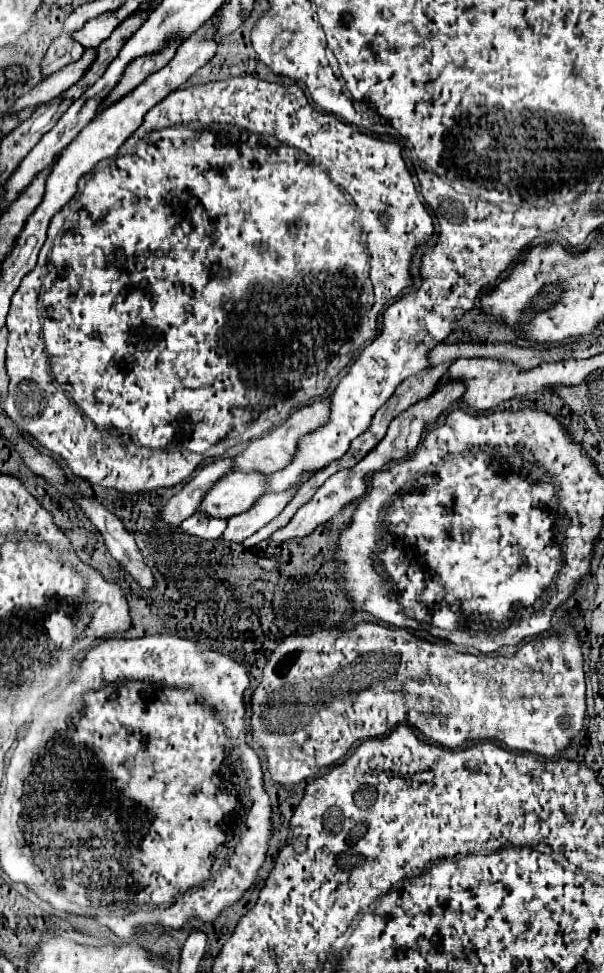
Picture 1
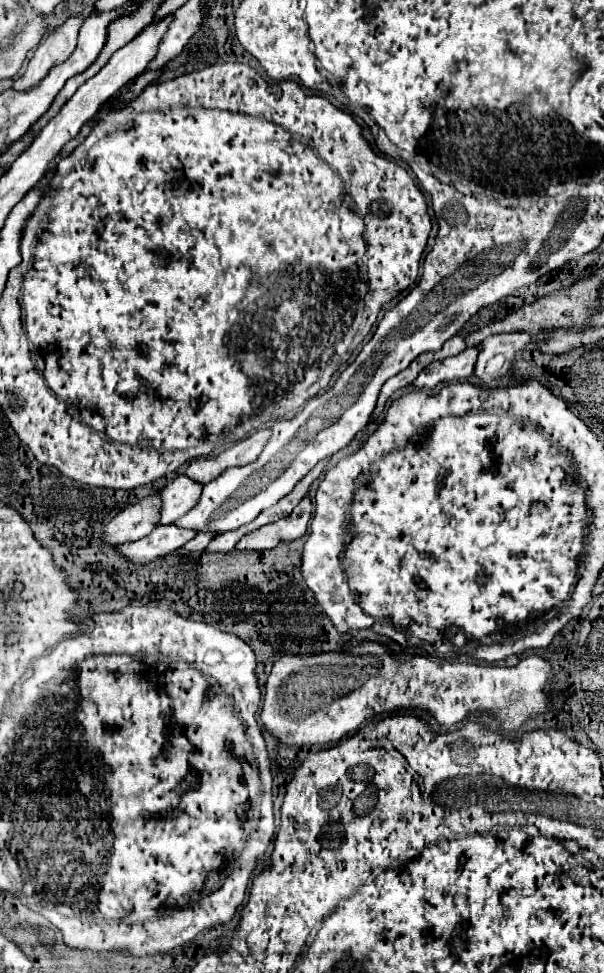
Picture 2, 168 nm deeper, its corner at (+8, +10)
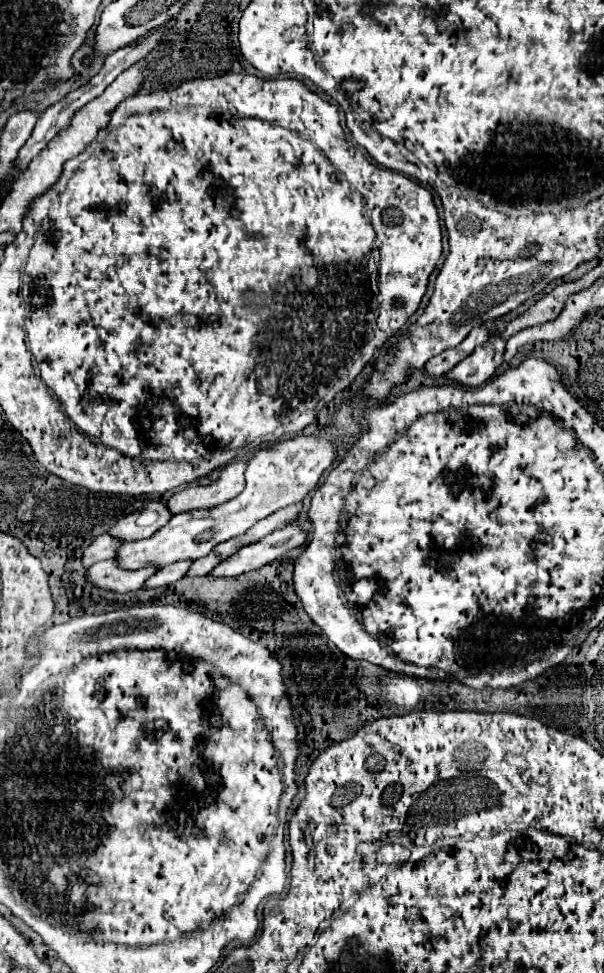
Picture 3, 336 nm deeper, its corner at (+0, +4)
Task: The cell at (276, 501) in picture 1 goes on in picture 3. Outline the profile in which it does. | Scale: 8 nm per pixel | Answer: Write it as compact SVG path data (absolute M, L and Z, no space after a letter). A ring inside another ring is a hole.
M180 561L180 563L172 563L168 567L162 567L158 569L146 583L144 583L144 589L156 589L156 587L166 587L178 579L182 579L182 575L186 575L188 567L190 567L192 561Z

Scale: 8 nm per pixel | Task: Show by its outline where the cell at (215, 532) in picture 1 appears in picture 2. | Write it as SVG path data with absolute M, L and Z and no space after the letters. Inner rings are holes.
M168 523L168 525L158 525L148 537L142 537L140 541L120 545L118 551L136 563L150 563L156 557L172 553L174 549L186 545L186 541L190 541L192 537L194 537L192 529L180 529L178 525Z

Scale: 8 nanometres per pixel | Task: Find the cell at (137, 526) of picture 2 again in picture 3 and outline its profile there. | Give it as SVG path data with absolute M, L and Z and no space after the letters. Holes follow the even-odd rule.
M100 535L96 537L84 551L82 551L82 565L88 569L92 563L98 563L98 561L104 561L104 559L112 559L116 555L116 549L120 547L122 543L112 539L110 535Z

